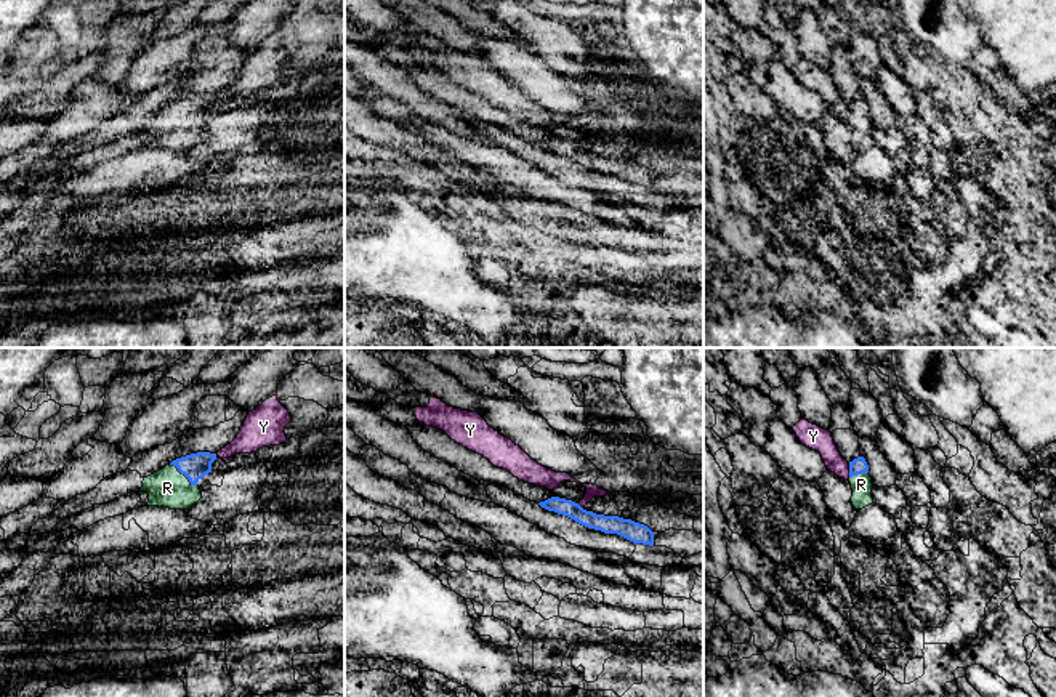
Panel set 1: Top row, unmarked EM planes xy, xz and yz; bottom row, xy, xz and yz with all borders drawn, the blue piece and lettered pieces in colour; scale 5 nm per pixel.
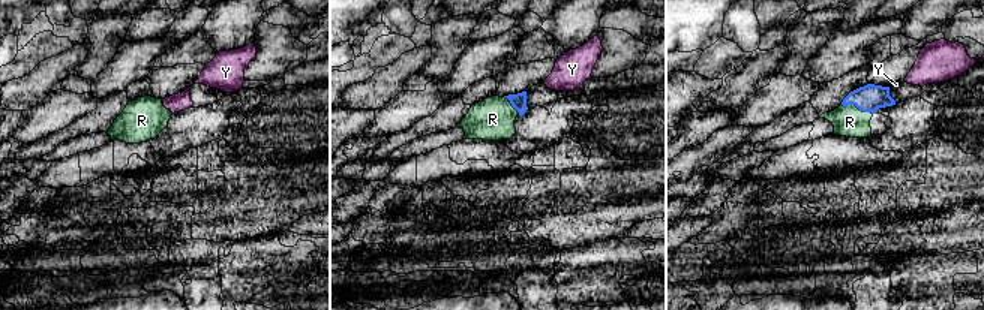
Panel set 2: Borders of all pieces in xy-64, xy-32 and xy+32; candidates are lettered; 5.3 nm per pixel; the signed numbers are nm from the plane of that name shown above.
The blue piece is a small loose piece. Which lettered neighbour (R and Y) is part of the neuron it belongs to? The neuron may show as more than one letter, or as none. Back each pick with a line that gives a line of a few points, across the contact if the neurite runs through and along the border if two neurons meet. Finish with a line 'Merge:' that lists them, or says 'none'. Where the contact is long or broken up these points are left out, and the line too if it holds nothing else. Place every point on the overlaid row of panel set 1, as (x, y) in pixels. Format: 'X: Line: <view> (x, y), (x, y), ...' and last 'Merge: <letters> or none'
R: Line: xy (194, 467), (183, 473), (167, 487)
Merge: R

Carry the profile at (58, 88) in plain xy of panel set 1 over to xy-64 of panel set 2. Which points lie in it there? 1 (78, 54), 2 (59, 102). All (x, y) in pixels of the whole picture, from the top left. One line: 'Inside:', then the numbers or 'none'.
Inside: 1

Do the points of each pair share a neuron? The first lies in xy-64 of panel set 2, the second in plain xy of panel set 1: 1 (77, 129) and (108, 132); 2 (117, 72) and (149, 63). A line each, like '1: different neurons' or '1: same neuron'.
1: same neuron
2: same neuron

